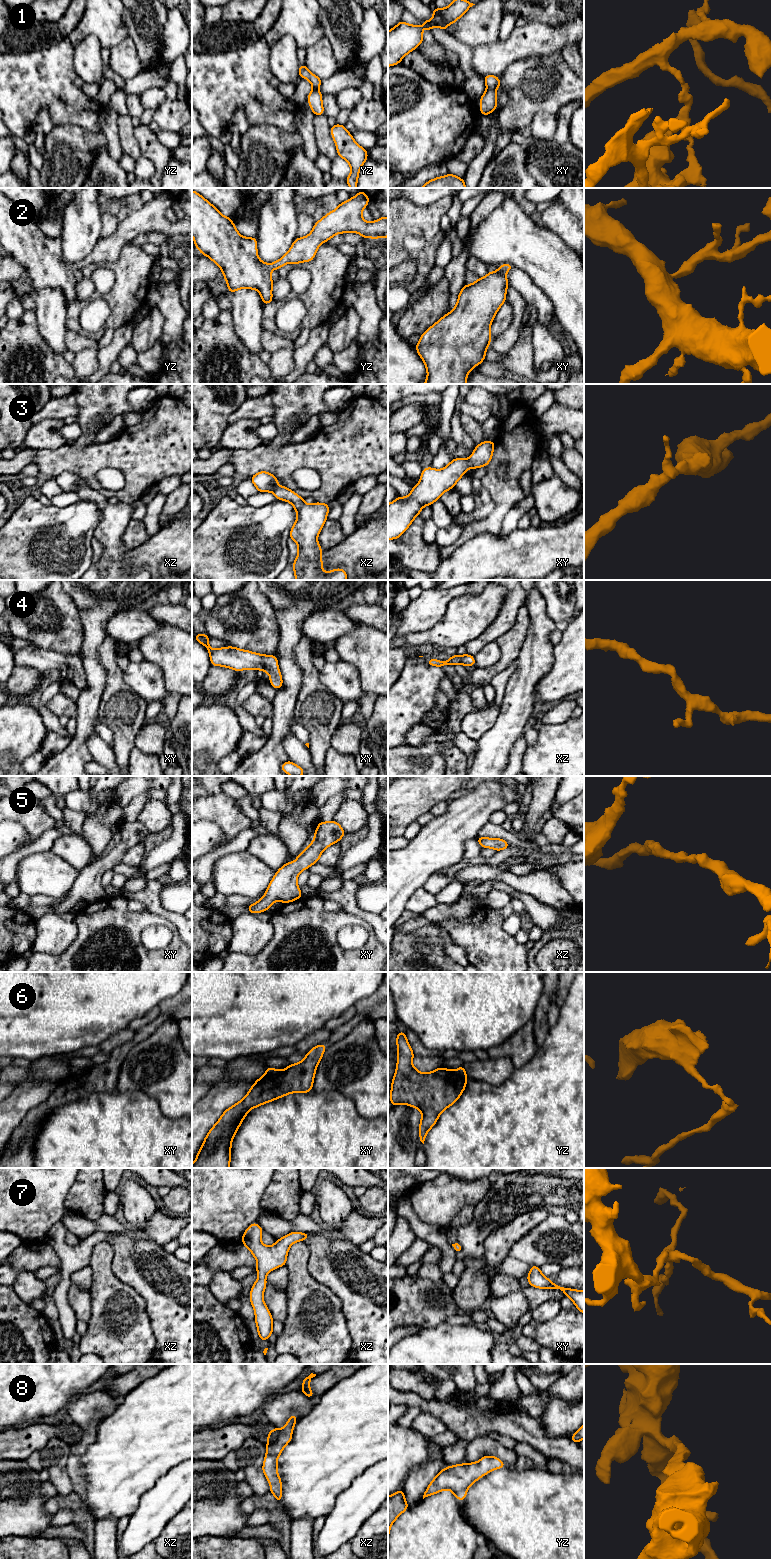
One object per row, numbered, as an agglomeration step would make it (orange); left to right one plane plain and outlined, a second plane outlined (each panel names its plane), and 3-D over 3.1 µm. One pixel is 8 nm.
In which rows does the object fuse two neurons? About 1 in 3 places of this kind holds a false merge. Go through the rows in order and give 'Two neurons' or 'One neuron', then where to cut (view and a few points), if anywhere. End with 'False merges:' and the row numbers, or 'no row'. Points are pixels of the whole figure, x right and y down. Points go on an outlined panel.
1: Two neurons. Split along xy (487, 89), (491, 89), (494, 92)
2: One neuron. No split
3: One neuron. No split
4: One neuron. No split
5: One neuron. No split
6: Two neurons. Split along xy (278, 1071), (266, 1073)
7: One neuron. No split
8: One neuron. No split
False merges: 1, 6

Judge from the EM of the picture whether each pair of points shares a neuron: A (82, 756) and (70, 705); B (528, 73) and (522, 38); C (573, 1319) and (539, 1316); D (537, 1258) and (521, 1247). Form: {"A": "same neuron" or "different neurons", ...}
{"A": "different neurons", "B": "different neurons", "C": "different neurons", "D": "same neuron"}

